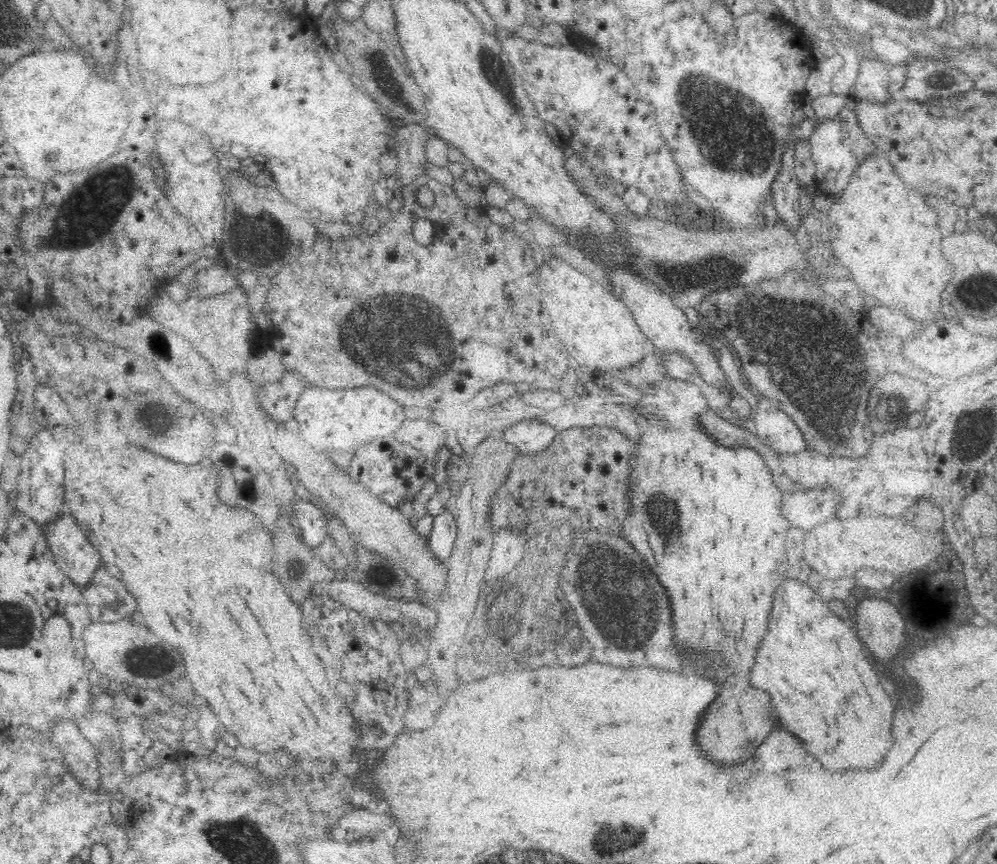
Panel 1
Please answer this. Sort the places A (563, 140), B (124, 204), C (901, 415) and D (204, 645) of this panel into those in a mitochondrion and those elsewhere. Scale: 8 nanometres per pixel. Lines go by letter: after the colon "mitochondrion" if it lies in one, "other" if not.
A: other
B: mitochondrion
C: other
D: other

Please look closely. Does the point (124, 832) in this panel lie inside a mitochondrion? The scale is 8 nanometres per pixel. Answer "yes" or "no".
no

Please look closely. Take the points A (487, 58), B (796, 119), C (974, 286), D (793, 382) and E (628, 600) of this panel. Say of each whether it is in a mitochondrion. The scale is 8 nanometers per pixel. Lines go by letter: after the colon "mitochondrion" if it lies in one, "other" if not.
A: mitochondrion
B: other
C: mitochondrion
D: mitochondrion
E: mitochondrion

